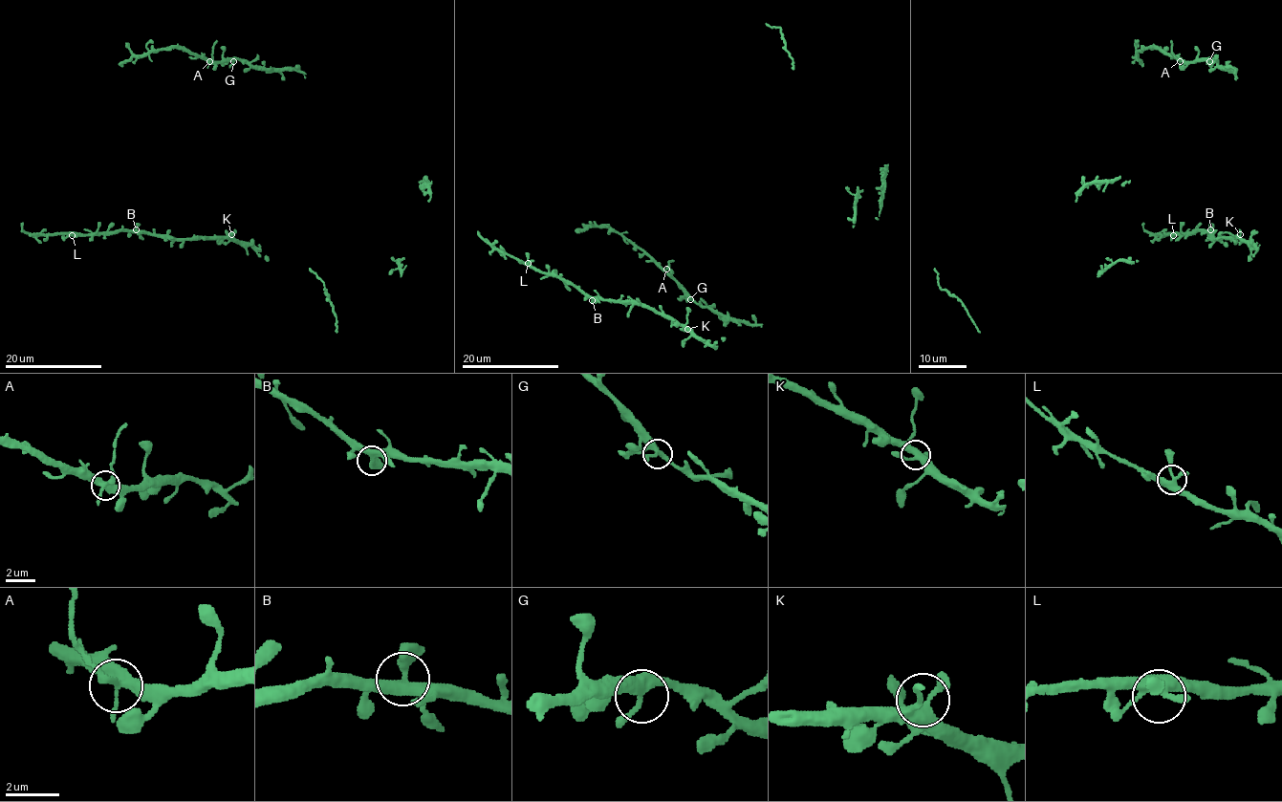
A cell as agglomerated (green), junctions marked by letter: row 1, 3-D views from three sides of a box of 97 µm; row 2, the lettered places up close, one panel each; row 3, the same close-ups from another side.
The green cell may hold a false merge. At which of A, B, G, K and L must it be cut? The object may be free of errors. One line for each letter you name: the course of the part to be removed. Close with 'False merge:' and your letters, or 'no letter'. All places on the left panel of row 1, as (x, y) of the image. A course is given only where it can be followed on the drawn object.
A: (209, 61), (217, 40)
False merge: A

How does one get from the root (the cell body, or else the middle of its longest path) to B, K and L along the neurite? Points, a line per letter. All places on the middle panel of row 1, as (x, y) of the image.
B: (726, 337), (708, 345), (682, 326), (640, 305), (592, 300)
K: (726, 337), (708, 345), (687, 329)
L: (726, 337), (708, 345), (682, 326), (646, 308), (586, 296), (572, 284), (536, 271), (528, 263)

